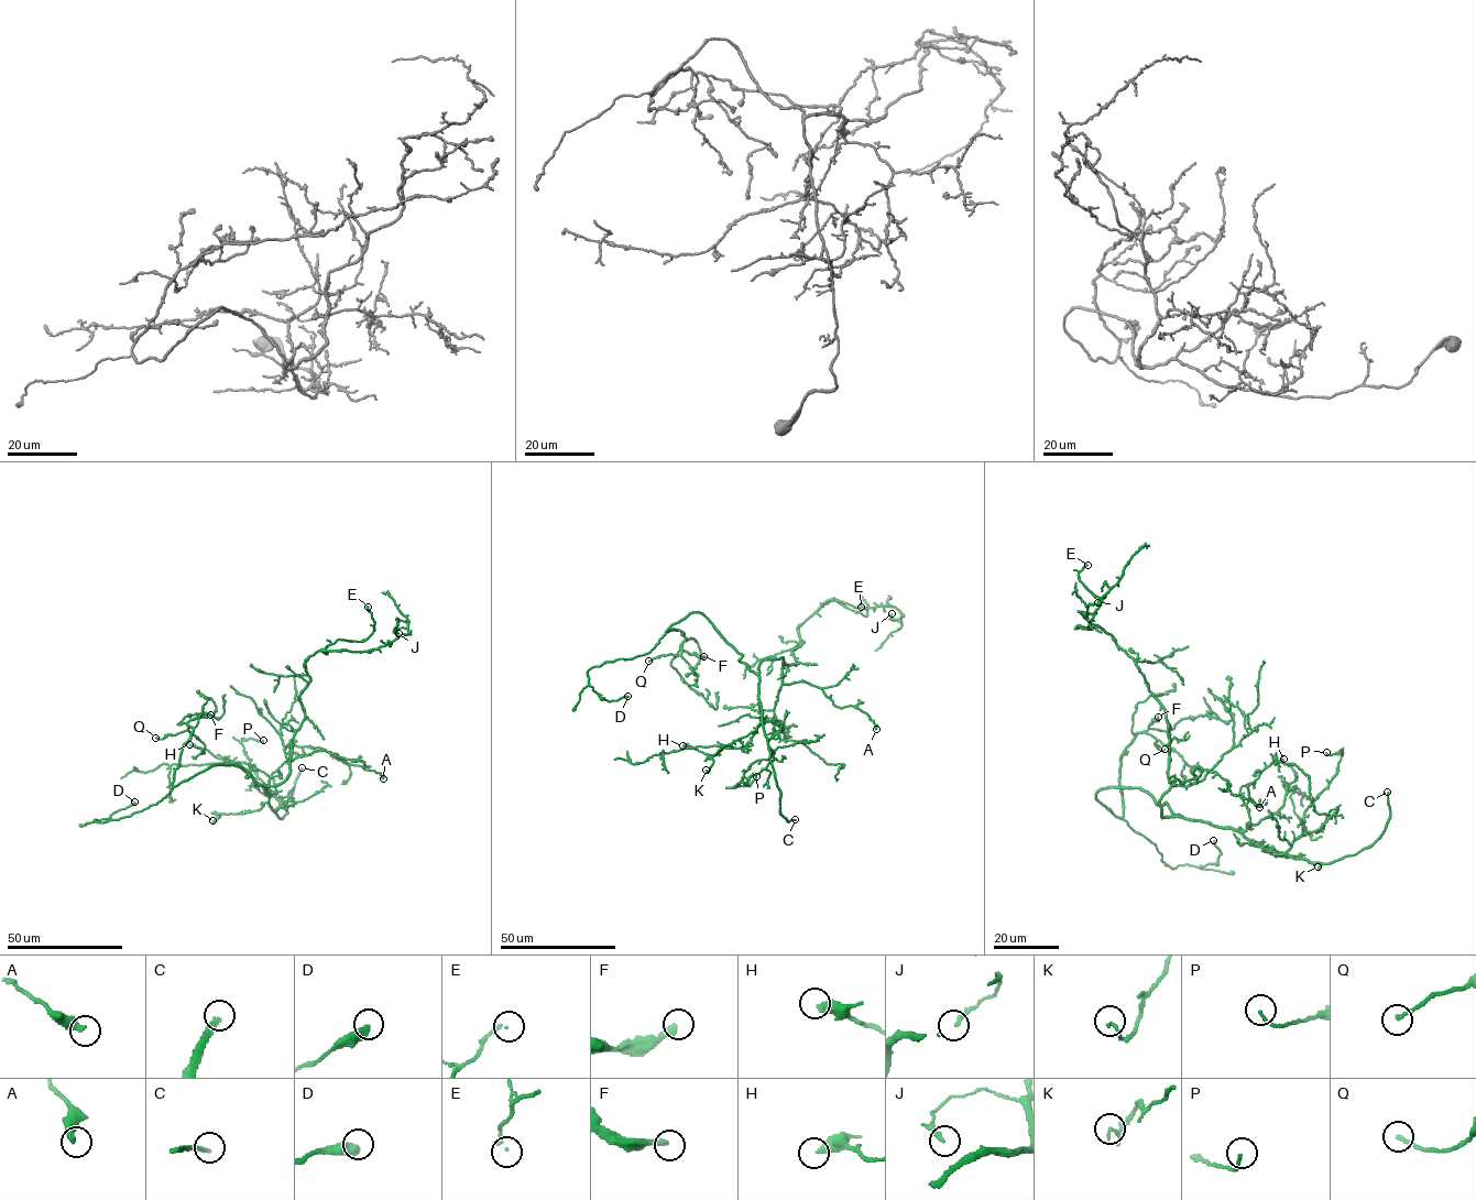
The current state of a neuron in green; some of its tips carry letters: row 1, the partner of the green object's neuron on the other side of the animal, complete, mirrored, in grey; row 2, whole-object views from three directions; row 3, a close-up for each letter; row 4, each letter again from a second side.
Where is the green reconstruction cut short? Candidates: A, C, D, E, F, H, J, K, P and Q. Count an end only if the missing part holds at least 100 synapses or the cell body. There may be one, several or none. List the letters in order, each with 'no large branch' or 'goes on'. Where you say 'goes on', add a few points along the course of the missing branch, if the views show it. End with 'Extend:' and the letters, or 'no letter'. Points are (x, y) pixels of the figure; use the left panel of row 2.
A: no large branch
C: goes on; course (302, 767), (321, 763), (335, 755), (346, 757)
D: no large branch
E: no large branch
F: goes on; course (210, 715), (239, 702), (288, 700), (315, 673), (397, 652), (411, 640), (410, 623)
H: no large branch
J: no large branch
K: no large branch
P: no large branch
Q: no large branch
Extend: C, F

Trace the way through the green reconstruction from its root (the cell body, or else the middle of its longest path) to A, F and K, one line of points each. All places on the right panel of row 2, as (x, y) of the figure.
A: (1162, 817), (1160, 797), (1172, 786), (1195, 784), (1196, 767), (1216, 772), (1233, 794), (1259, 807)
F: (1162, 817), (1181, 816), (1138, 787), (1102, 787), (1095, 797), (1115, 816), (1123, 816), (1121, 756), (1158, 717)
K: (1162, 817), (1183, 816), (1239, 830), (1275, 855), (1300, 857), (1318, 862), (1318, 866)

